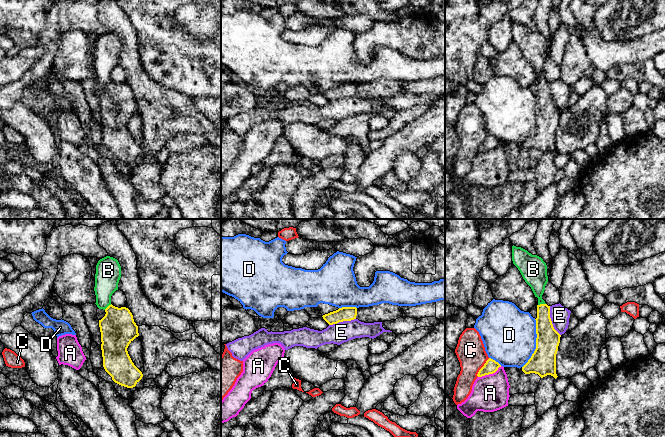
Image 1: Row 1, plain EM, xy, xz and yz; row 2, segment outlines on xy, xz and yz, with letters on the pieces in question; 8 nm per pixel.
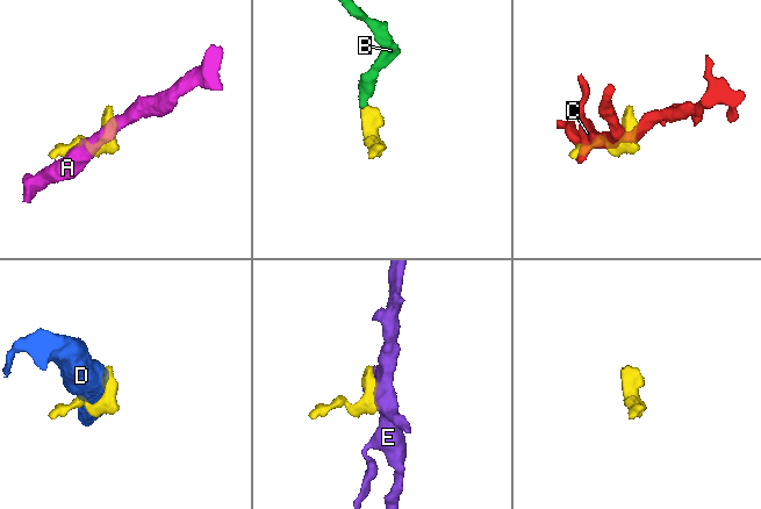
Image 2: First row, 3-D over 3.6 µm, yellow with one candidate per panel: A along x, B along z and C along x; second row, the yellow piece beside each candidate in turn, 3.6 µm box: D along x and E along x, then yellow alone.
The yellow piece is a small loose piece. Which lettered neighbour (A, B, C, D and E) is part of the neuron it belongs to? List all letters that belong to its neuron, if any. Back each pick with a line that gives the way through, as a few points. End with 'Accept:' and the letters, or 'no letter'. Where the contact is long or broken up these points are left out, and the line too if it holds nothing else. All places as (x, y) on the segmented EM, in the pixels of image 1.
B: across yz (546, 334), (541, 304), (535, 274)
Accept: B

